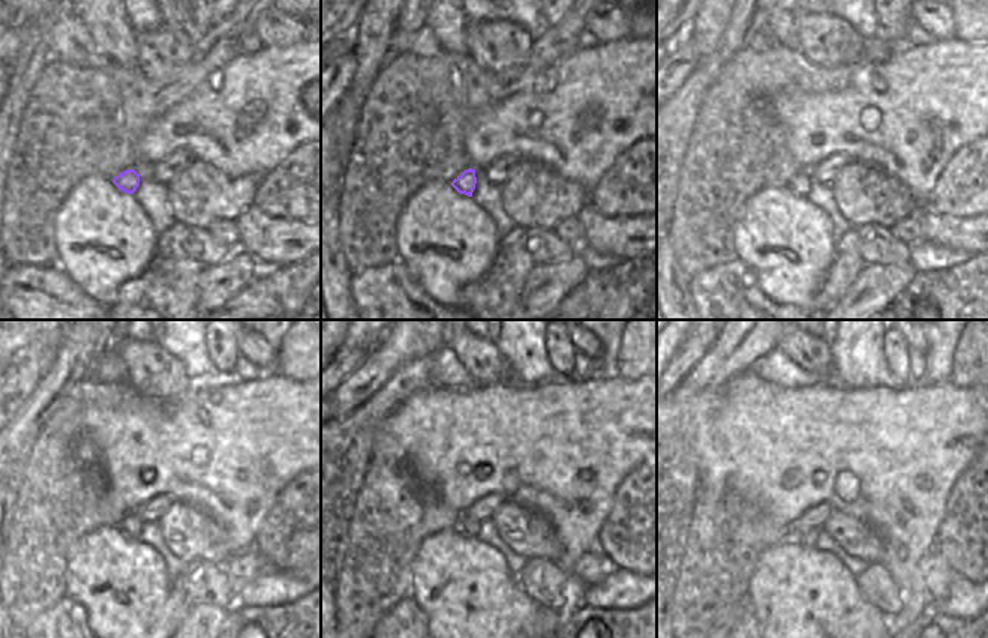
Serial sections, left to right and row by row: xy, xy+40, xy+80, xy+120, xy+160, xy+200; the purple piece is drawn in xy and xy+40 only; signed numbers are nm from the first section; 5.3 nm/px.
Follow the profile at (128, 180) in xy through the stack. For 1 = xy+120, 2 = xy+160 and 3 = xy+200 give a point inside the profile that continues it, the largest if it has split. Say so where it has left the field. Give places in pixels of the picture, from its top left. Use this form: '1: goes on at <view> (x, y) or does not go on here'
1: goes on at xy+120 (131, 523)
2: goes on at xy+160 (468, 527)
3: goes on at xy+200 (808, 539)

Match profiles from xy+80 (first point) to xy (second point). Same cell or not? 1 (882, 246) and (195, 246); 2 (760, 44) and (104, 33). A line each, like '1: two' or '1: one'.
1: one
2: two

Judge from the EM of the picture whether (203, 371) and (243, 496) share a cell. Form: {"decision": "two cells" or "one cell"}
{"decision": "two cells"}

